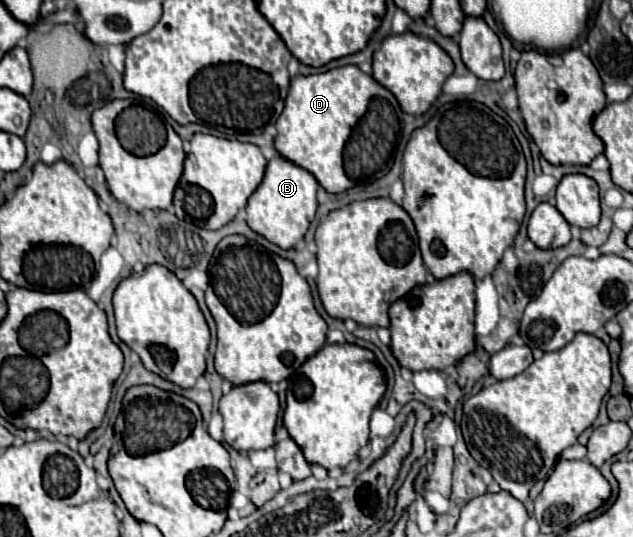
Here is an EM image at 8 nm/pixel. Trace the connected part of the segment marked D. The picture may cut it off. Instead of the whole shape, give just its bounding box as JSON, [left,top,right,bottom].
[276,65,403,193]

